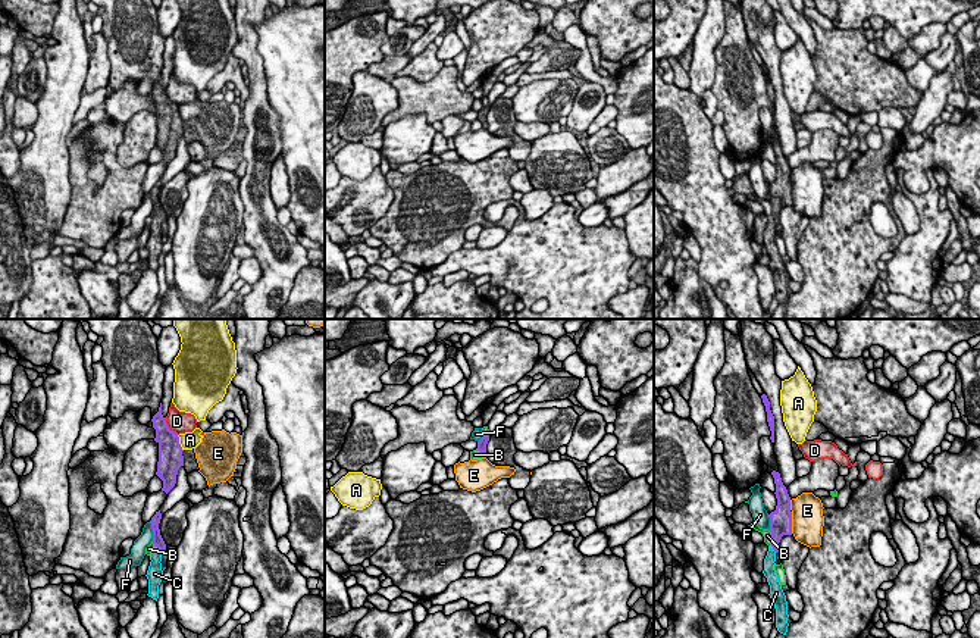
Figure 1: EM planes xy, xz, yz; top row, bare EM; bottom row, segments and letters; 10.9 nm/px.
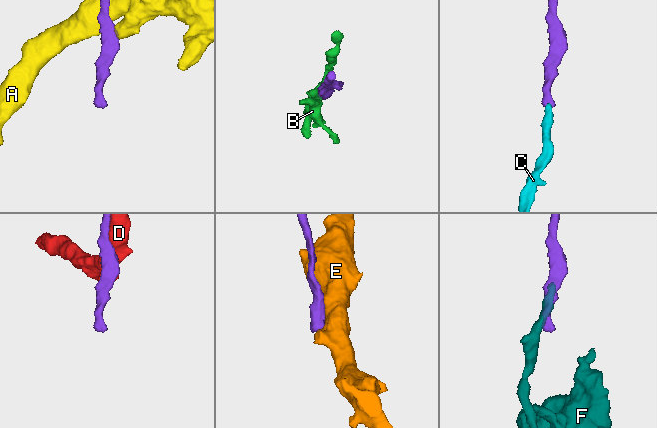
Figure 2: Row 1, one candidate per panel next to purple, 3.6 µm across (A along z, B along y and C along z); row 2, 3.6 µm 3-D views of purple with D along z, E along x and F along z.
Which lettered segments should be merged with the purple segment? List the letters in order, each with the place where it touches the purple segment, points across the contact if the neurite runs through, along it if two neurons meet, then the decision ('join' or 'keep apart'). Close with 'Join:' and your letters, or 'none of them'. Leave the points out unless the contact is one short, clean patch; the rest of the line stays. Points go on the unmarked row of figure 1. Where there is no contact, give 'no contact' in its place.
A: contact xy (178, 113); border xy (177, 106), (182, 121); keep apart
B: contact yz (772, 208); border yz (767, 200), (772, 215); keep apart
C: contact xy (159, 221); way xy (157, 210), (159, 221), (155, 243); join
D: contact xy (168, 99); keep apart
E: contact yz (791, 193); border yz (791, 183), (792, 203); keep apart
F: contact xy (153, 203); border xy (149, 193), (152, 212); keep apart
Join: C

